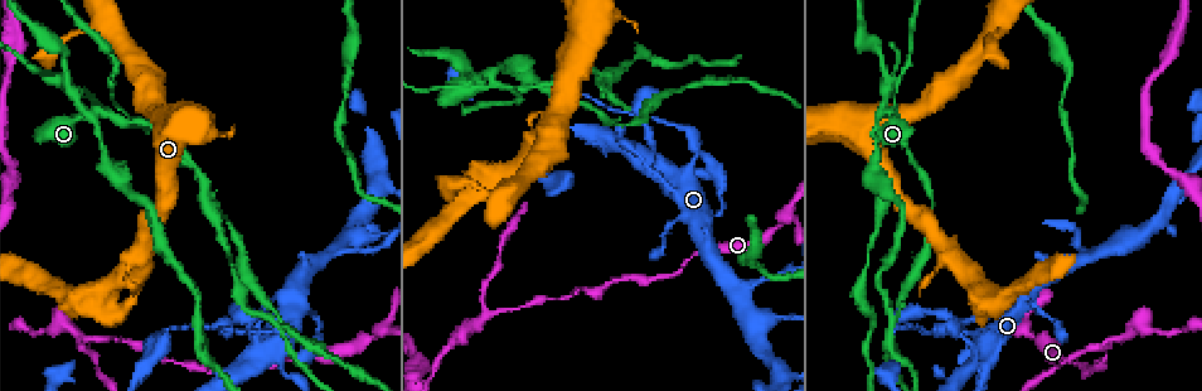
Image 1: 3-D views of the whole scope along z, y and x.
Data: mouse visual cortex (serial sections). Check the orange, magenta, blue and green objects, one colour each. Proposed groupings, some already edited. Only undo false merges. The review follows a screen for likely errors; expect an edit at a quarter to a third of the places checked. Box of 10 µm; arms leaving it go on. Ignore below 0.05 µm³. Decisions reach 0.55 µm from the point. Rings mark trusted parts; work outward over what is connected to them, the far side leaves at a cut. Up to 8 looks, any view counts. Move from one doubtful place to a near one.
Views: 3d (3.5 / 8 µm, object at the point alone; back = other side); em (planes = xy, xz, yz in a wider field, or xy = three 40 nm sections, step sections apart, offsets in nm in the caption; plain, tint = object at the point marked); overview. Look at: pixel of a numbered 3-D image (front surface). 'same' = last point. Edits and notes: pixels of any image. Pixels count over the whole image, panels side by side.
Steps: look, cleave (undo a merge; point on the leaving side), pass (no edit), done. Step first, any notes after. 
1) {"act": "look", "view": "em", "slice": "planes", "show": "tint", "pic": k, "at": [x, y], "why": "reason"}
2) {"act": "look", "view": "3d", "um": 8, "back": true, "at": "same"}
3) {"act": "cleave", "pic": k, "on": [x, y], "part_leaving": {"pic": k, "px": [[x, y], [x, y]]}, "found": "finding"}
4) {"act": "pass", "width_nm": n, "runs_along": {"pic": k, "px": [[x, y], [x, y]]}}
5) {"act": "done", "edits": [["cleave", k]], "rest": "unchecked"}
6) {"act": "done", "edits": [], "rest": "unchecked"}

{"act": "look", "view": "em", "slice": "xy", "step": 5, "show": "tint", "pic": 1, "at": [471, 82], "why": "a fork"}

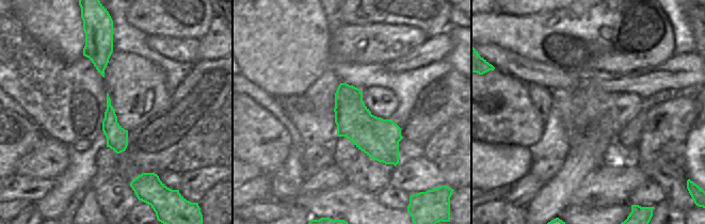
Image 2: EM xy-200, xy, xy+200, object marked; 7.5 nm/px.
{"act": "look", "view": "3d", "um": 3.5, "at": "same", "why": "wider look"}

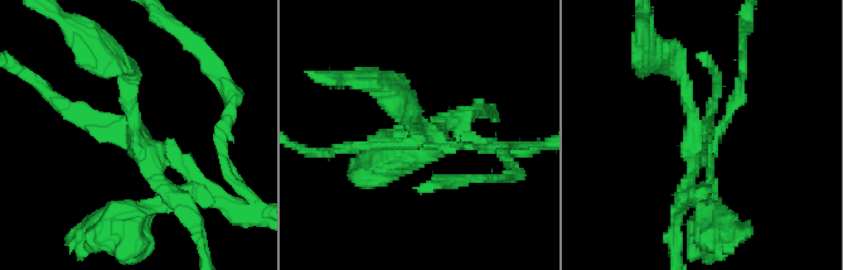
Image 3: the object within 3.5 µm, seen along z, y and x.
{"act": "cleave", "pic": 3, "on": [510, 150], "found": "a second cell is stuck on"}

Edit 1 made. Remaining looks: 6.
{"act": "look", "view": "overview", "why": "redraw"}

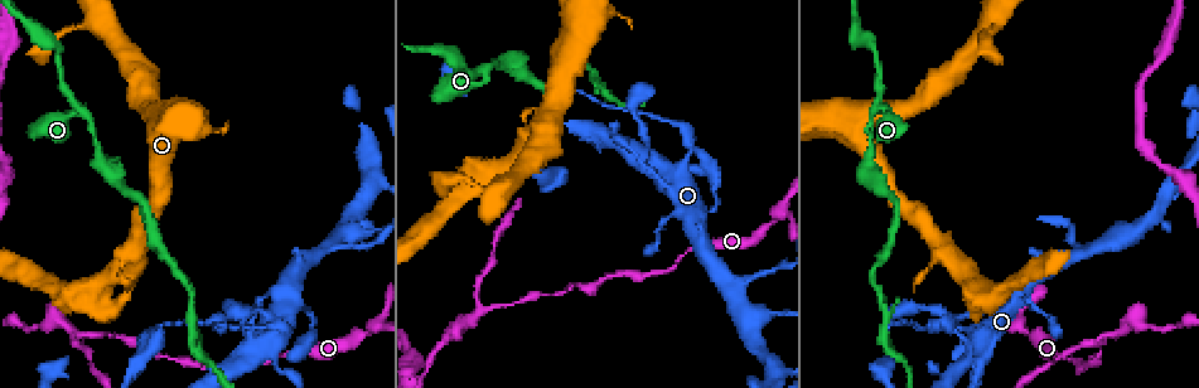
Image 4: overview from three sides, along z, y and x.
{"act": "look", "view": "3d", "um": 3.5, "back": true, "pic": 4, "at": [1092, 250], "why": "side arm on a straight run"}

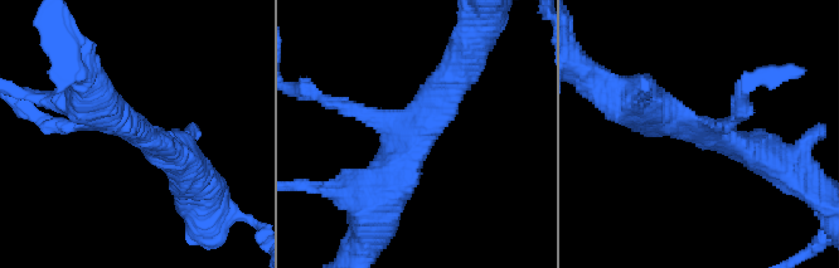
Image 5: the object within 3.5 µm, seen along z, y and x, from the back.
{"act": "pass", "arm_widths_nm": [150, 400, 500], "runs_along": {"pic": 5, "px": [[460, 71], [413, 151], [370, 193]]}, "found": "continuous, no second cell"}

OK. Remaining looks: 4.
{"act": "look", "view": "3d", "um": 3.5, "pic": 4, "at": [1056, 350], "why": "calibre changes"}

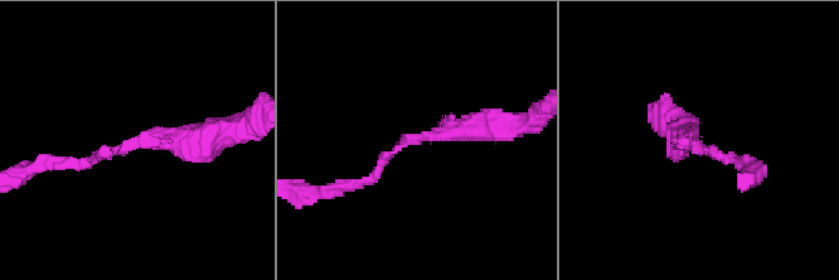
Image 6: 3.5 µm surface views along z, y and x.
{"act": "look", "view": "em", "slice": "xy", "step": 5, "show": "tint", "pic": 6, "at": [695, 143], "why": "shape alone is not enough"}

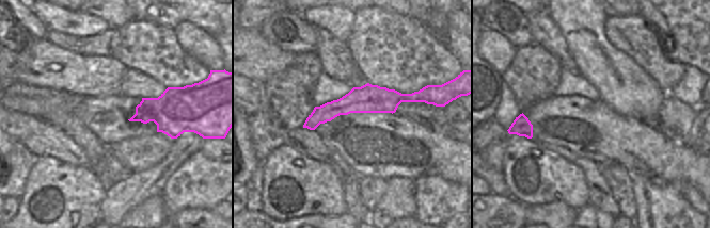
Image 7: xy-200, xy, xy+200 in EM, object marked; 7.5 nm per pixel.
{"act": "pass", "runs_along": {"pic": 6, "px": [[489, 122], [408, 139], [369, 182], [347, 184]]}, "found": "all the same cell"}

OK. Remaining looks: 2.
{"act": "done", "edits": [["cleave", 3]], "rest": "unchecked"}

